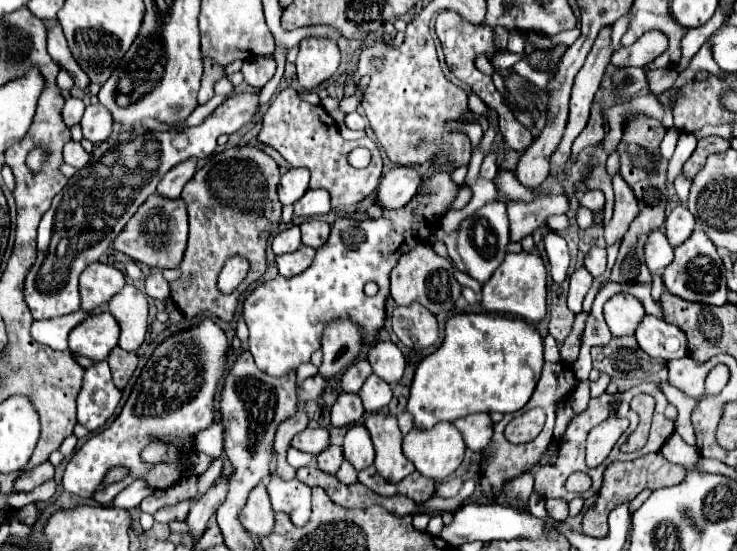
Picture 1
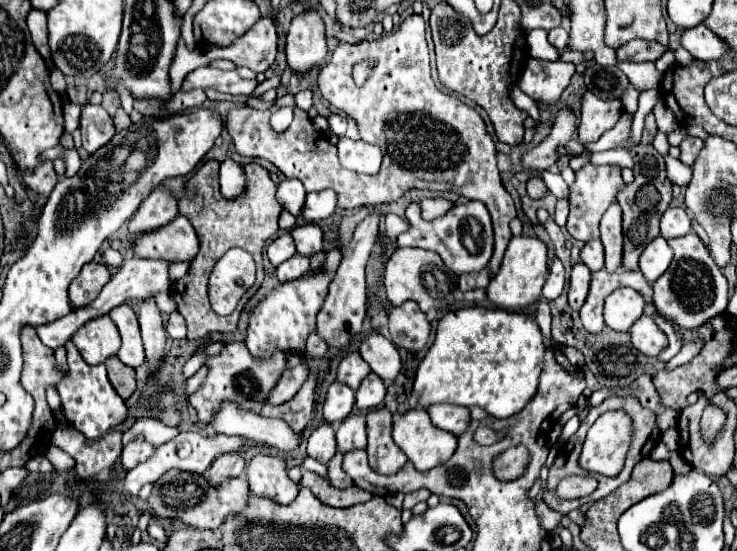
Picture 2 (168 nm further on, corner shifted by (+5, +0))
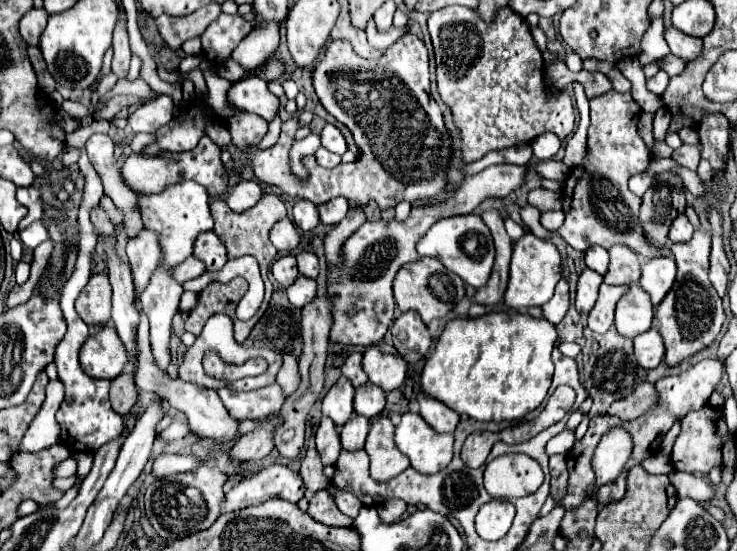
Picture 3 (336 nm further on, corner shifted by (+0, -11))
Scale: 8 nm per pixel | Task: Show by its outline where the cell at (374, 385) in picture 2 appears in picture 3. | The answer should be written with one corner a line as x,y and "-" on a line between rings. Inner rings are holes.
368,383
366,387
360,387
356,389
356,395
354,395
354,411
362,417
368,417
368,419
374,419
382,413
386,405
386,393
376,387
374,383

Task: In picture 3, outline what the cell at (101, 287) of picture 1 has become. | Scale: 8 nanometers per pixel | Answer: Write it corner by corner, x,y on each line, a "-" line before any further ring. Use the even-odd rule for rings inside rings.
106,273
92,275
76,299
76,311
90,327
104,327
110,319
110,281

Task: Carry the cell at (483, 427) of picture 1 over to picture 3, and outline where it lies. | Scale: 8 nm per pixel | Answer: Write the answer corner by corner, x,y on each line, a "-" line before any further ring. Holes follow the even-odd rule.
418,393
418,403
420,403
420,415
424,421
438,433
454,433
454,429
460,423
460,415
446,407
440,401
434,401
428,395

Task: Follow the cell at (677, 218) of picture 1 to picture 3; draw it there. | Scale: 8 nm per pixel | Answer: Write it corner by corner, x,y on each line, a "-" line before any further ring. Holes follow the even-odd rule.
678,215
670,227
670,241
672,243
684,243
684,241
692,239
692,235
694,235
694,229
692,229
688,217

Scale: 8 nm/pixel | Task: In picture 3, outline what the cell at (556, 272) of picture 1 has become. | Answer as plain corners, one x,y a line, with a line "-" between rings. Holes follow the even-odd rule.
560,279
558,285
556,285
556,293
554,297
542,305
542,311
544,311
544,317
550,321
550,323
560,323
562,317
566,315
568,311
568,281
566,279

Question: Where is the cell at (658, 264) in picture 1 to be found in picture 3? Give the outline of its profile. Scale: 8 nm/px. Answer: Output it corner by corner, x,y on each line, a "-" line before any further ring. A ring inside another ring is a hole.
660,255
656,259
648,259
642,265
642,277
638,283
650,295
652,303
658,305
670,291
674,279
676,279
674,259
670,255

